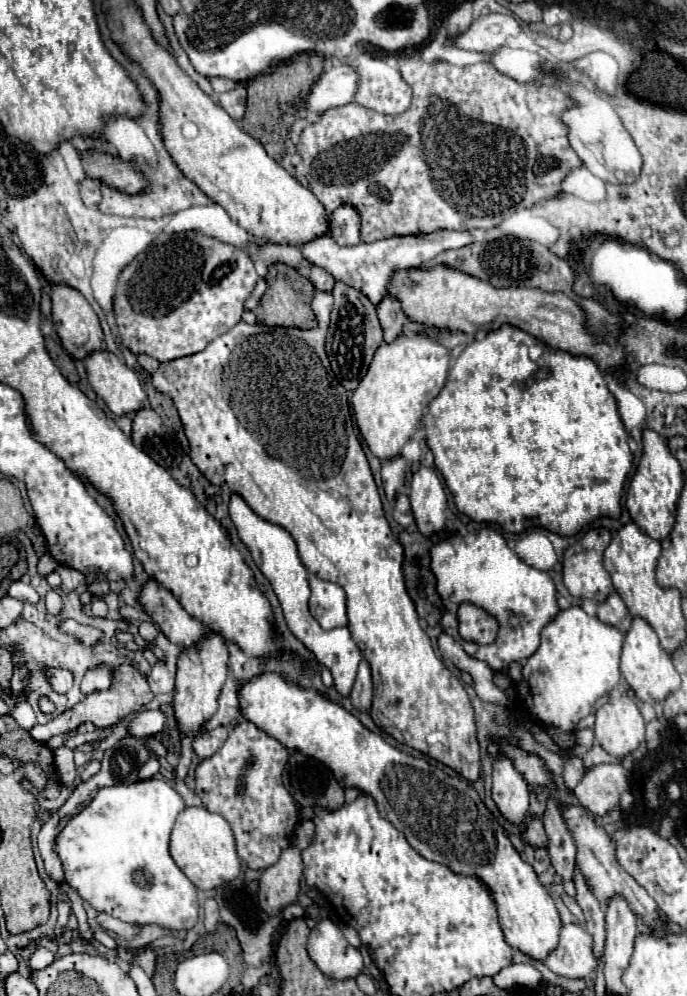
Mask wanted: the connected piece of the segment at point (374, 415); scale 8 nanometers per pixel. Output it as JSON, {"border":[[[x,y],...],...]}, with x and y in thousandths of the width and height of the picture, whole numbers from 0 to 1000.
{"border":[[[604,334],[601,338],[581,336],[575,342],[552,346],[552,350],[549,350],[549,354],[537,366],[534,377],[528,379],[528,383],[523,385],[523,389],[517,391],[517,395],[511,399],[511,407],[514,407],[517,423],[523,427],[528,441],[534,443],[537,451],[555,463],[560,459],[578,459],[578,455],[584,455],[584,449],[598,441],[598,437],[604,435],[622,407],[645,391],[645,387],[651,383],[651,374],[654,374],[654,364],[656,364],[654,350],[648,346],[636,344],[633,340],[616,336],[616,334]]]}

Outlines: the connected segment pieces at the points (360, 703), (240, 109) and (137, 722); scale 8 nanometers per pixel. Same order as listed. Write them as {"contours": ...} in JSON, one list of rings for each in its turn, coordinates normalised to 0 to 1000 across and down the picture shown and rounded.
{"contours":[[[[528,662],[523,666],[523,674],[520,674],[520,682],[511,694],[511,704],[523,714],[537,714],[540,712],[540,698],[543,698],[543,690],[540,690],[540,670],[537,666]]],[[[348,83],[348,87],[322,93],[322,107],[342,119],[351,121],[357,115],[357,101],[360,101],[360,85]]],[[[205,714],[185,726],[185,738],[191,740],[220,740],[237,732],[240,718],[234,714]]]]}

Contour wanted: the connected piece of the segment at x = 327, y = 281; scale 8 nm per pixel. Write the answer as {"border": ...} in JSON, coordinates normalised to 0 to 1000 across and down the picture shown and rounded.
{"border":[[[461,266],[453,268],[450,280],[459,286],[459,290],[479,290],[482,292],[485,290],[485,284],[488,284],[488,278],[479,272],[473,272],[470,268],[461,268]]]}

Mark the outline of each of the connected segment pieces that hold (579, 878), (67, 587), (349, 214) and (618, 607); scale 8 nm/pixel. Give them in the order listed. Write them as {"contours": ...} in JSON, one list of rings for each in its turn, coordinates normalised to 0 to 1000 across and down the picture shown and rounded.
{"contours":[[[[837,870],[837,877],[834,877],[834,887],[837,887],[837,903],[843,907],[843,911],[849,913],[852,917],[852,923],[854,923],[854,933],[857,937],[863,939],[866,943],[866,957],[869,961],[875,961],[878,957],[878,949],[881,949],[881,917],[878,917],[878,909],[875,905],[863,899],[863,893],[860,889],[854,887],[852,879],[843,874],[843,870]]],[[[86,567],[86,569],[83,569],[83,575],[86,575],[89,581],[92,581],[89,591],[92,591],[95,595],[98,595],[98,593],[106,593],[109,589],[115,589],[115,587],[124,585],[124,577],[121,577],[121,575],[112,575],[109,571],[100,571],[100,569],[95,569],[95,567]]],[[[496,206],[479,222],[479,236],[496,248],[520,246],[523,240],[523,214],[511,206]]],[[[889,593],[886,599],[869,607],[869,619],[875,619],[875,623],[881,623],[886,628],[898,628],[898,632],[904,632],[907,636],[916,632],[916,628],[921,623],[913,607],[907,605],[907,601],[901,599],[898,593]]]]}

